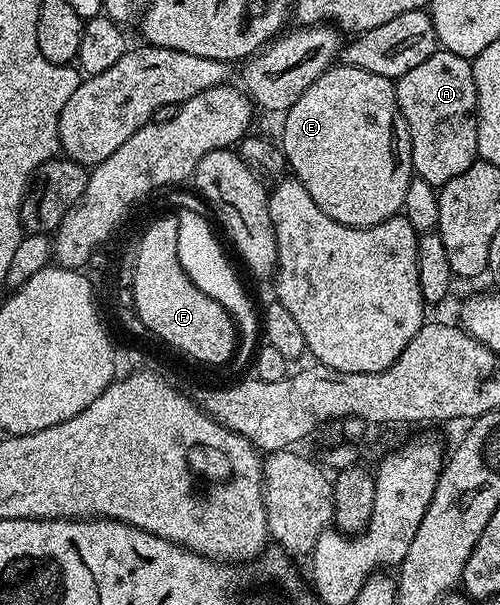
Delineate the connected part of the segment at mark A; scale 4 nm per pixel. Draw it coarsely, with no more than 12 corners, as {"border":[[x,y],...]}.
{"border":[[437,49],[396,79],[414,175],[478,161],[473,63]]}

